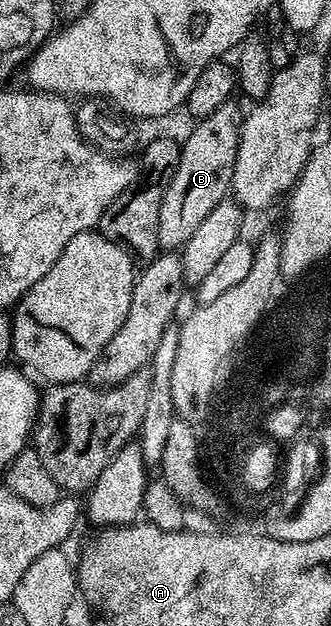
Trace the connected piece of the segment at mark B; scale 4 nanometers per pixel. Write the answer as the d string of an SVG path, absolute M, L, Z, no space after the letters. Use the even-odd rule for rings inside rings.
M232 99L221 103L221 107L217 107L217 111L213 111L213 115L196 120L194 122L195 130L187 138L182 138L177 171L161 199L161 219L157 223L157 239L160 250L182 250L189 235L193 235L193 231L197 231L197 226L205 220L205 215L209 215L209 211L213 211L213 207L217 207L217 203L221 203L231 193L233 163L237 163L237 143L245 116L245 109L242 109L237 101Z

